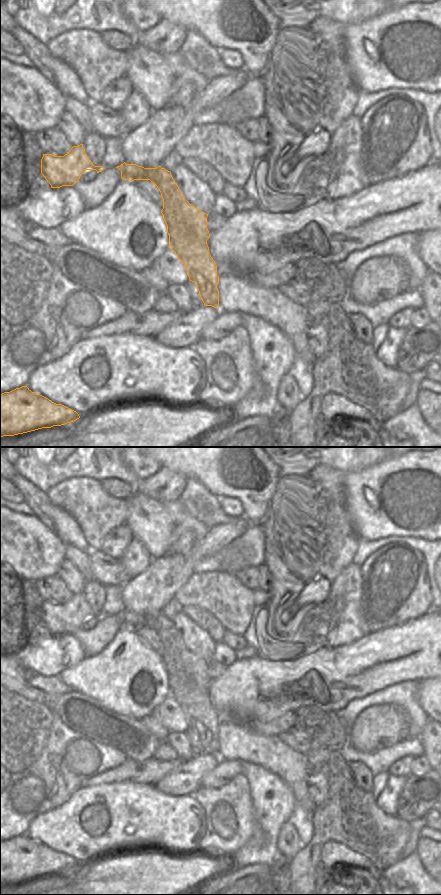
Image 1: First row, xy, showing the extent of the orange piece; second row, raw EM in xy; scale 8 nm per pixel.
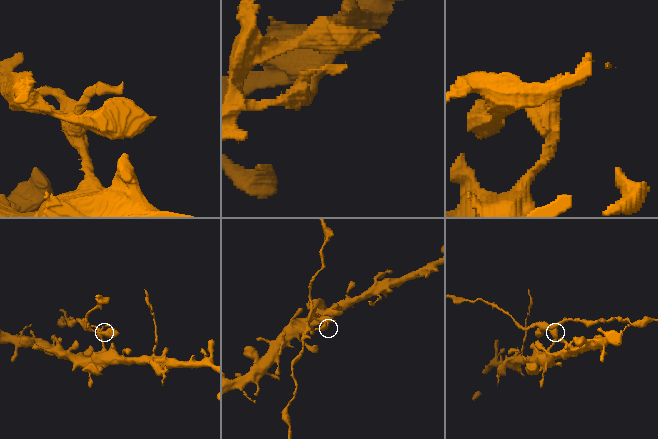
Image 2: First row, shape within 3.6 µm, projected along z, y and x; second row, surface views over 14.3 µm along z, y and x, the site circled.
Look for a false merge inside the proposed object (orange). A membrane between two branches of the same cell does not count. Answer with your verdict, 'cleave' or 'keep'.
cleave

